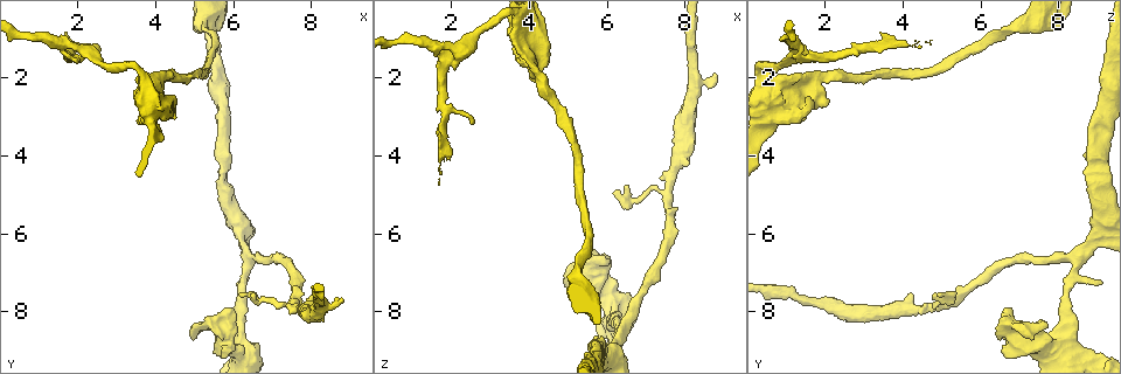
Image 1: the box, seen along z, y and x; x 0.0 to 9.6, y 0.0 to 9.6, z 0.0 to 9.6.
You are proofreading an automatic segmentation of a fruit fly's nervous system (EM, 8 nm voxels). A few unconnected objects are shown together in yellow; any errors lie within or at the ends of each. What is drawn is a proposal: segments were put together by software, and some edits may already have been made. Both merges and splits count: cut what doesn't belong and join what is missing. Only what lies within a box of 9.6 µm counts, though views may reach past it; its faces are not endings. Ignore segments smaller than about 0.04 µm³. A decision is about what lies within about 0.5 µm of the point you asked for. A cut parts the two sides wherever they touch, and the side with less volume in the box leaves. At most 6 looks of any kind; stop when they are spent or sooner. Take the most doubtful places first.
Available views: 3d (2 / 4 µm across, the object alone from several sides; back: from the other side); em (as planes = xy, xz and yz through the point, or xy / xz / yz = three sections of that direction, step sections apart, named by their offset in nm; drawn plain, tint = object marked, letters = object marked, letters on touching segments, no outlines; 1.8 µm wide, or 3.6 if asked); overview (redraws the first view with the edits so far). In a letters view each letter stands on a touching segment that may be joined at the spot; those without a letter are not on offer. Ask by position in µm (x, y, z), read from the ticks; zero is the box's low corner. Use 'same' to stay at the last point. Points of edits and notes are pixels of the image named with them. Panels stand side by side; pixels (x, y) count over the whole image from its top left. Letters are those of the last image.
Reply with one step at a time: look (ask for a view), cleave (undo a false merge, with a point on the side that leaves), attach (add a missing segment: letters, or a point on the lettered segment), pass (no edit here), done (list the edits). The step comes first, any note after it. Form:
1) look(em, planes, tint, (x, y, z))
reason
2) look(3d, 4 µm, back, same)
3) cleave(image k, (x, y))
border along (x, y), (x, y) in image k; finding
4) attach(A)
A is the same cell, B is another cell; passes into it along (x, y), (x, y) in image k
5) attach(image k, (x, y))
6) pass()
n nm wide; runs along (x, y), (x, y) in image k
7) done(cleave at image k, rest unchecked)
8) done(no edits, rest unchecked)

look(em, planes, letters, (8.80, 7.65, 1.90))
free end

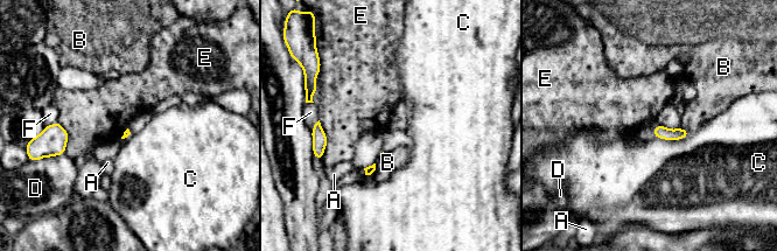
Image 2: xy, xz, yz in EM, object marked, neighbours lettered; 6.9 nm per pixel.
pass()
E touches over 280 nm; A, B, C, D, E and F are other cells; no lettered segment goes on from it

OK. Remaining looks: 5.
look(3d, 4 µm, back, (1.70, 1.20, 4.15))

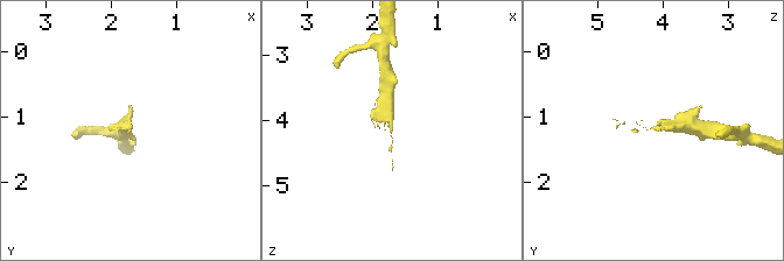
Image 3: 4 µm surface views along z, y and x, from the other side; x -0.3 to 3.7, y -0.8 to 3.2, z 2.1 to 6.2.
look(em, planes, plain, (1.75, 1.20, 4.20))

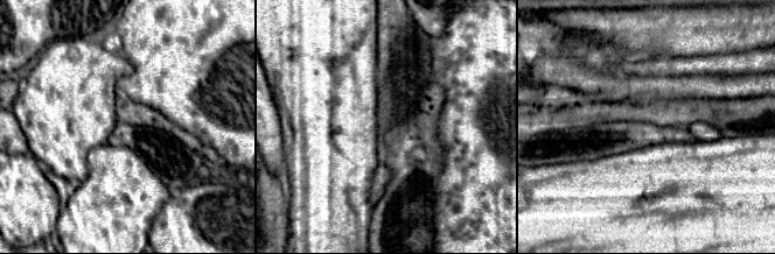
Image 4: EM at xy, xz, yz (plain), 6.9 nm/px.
look(em, planes, letters, same)

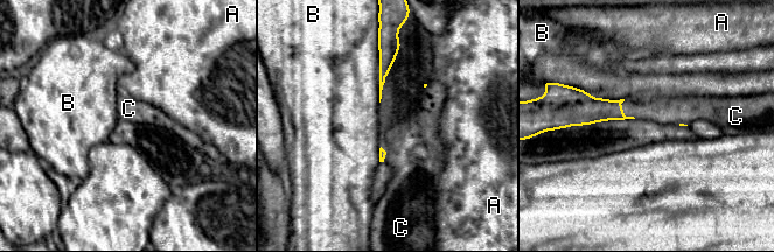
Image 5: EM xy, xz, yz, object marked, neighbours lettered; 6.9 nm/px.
attach(C)
C is the same cell, A and B are other cells; passes into it along (587, 110), (623, 112), (660, 109) in image 5; it goes on there

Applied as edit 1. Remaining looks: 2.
look(em, planes, tint, (3.75, 2.45, 0.65))
touches itself

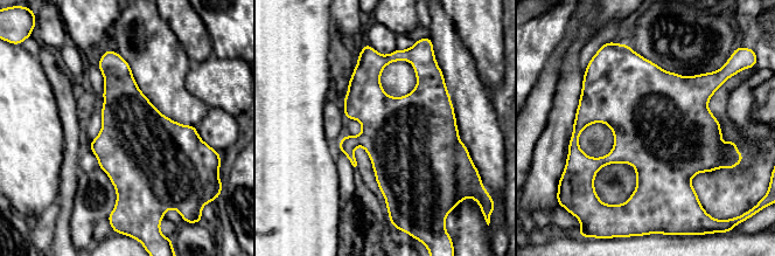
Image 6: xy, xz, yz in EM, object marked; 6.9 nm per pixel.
look(em, planes, letters, same)

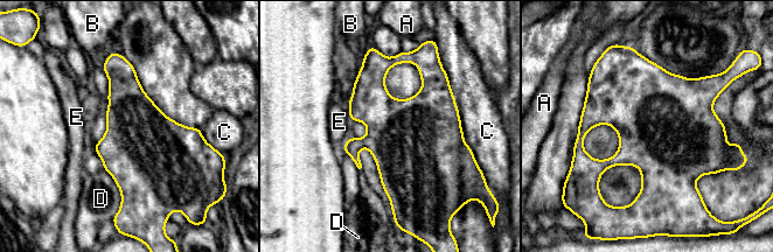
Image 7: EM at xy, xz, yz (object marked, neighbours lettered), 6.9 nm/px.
pass()
A, B, C, D and E are other cells; border along (103, 167), (119, 190), (118, 211) in image 7; all the same neuron

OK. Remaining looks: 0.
done(attach at image 5, rest unchecked)

